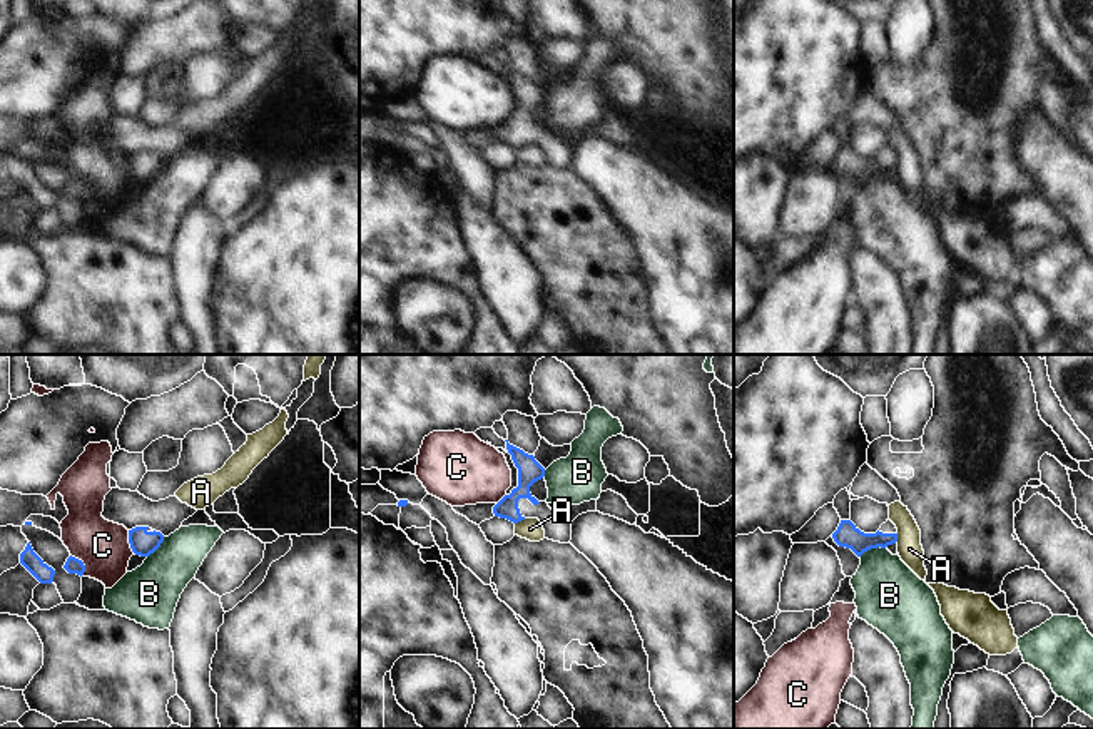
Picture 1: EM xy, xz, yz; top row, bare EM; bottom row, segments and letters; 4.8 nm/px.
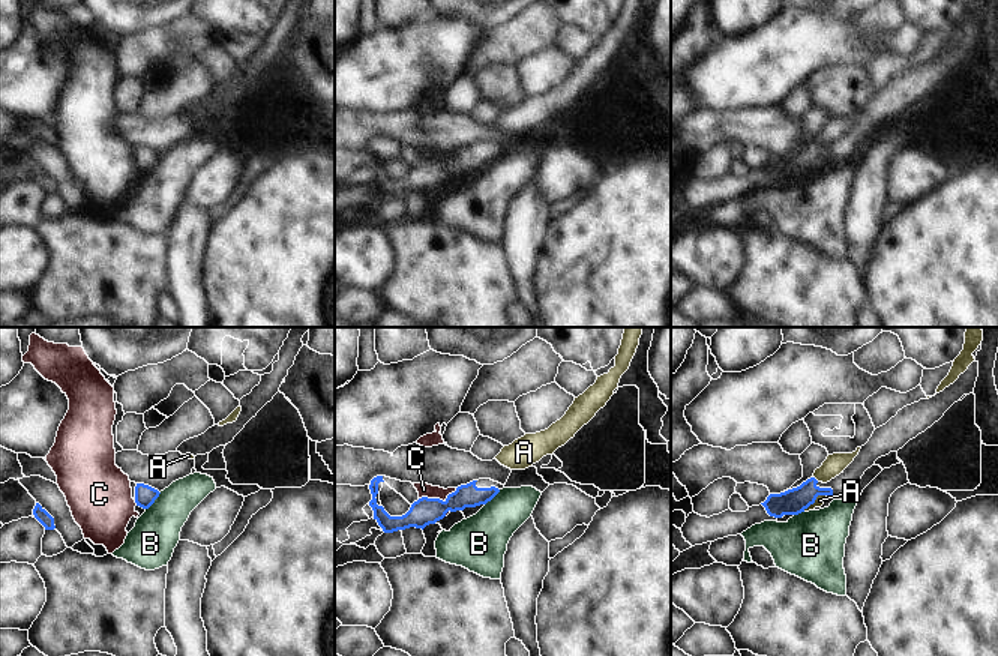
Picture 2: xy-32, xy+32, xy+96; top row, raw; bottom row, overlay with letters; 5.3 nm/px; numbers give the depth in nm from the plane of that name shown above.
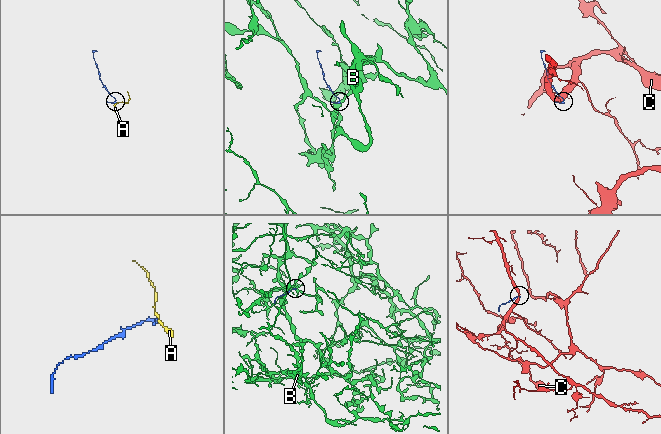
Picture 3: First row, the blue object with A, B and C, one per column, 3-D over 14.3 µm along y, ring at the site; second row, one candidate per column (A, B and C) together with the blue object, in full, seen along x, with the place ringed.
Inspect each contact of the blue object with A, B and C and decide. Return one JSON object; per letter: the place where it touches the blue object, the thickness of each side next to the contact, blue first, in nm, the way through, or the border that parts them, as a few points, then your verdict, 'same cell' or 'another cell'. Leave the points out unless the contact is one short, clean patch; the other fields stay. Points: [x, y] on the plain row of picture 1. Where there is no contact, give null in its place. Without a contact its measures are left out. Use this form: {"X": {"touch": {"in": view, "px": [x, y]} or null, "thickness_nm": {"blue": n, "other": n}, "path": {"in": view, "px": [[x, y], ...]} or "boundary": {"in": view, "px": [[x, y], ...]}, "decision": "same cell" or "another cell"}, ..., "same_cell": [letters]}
{"A": {"touch": {"in": "xz", "px": [520, 146]}, "thickness_nm": {"blue": 110, "other": 110}, "boundary": {"in": "xz", "px": [[525, 144], [515, 149]]}, "decision": "another cell"}, "B": {"touch": {"in": "yz", "px": [871, 173]}, "thickness_nm": {"blue": 110, "other": 320}, "decision": "another cell"}, "C": {"touch": {"in": "xy", "px": [82, 189]}, "thickness_nm": {"blue": 80, "other": 240}, "decision": "another cell"}, "same_cell": []}

